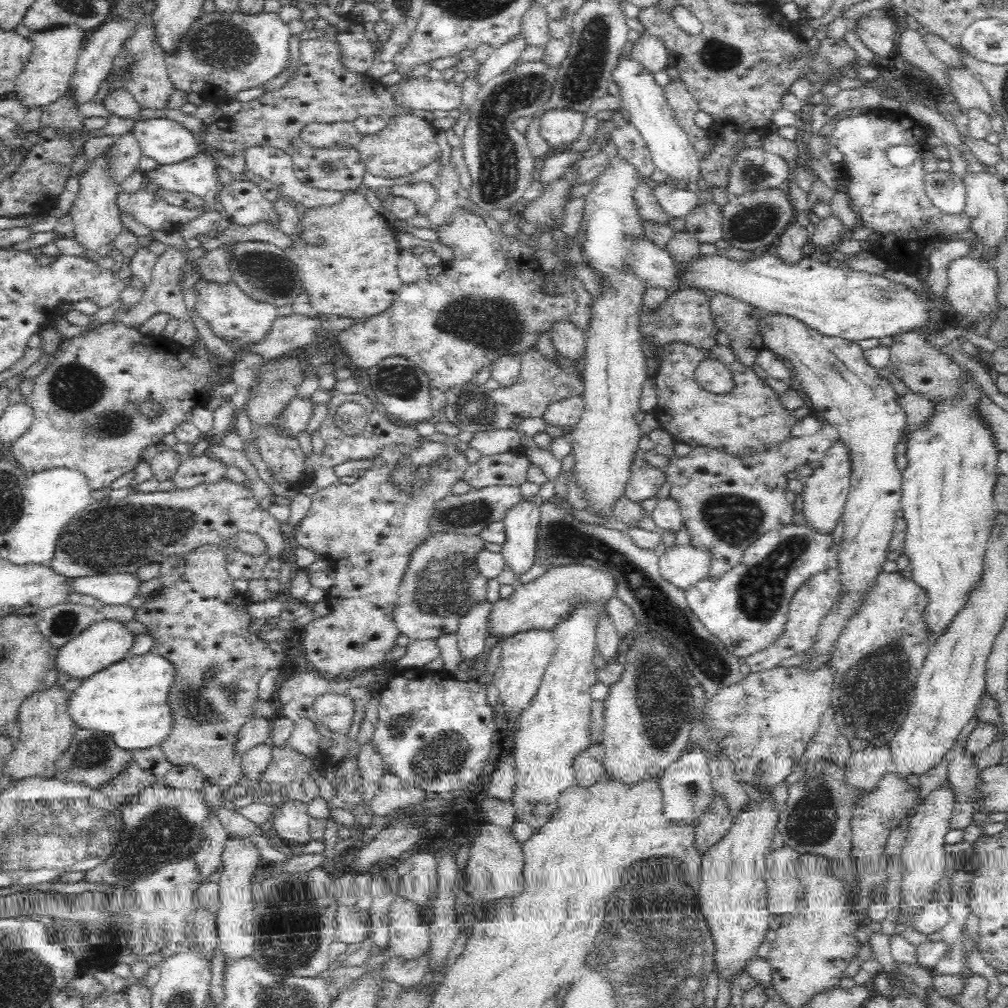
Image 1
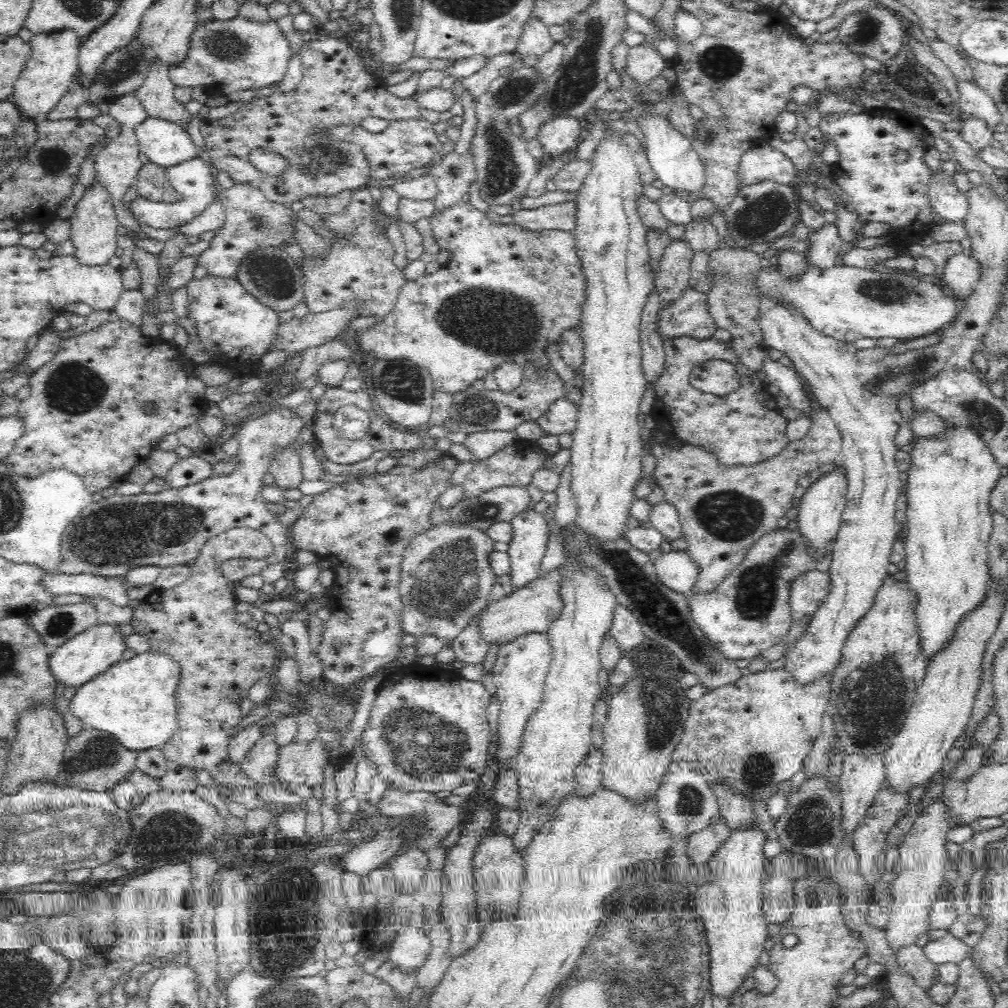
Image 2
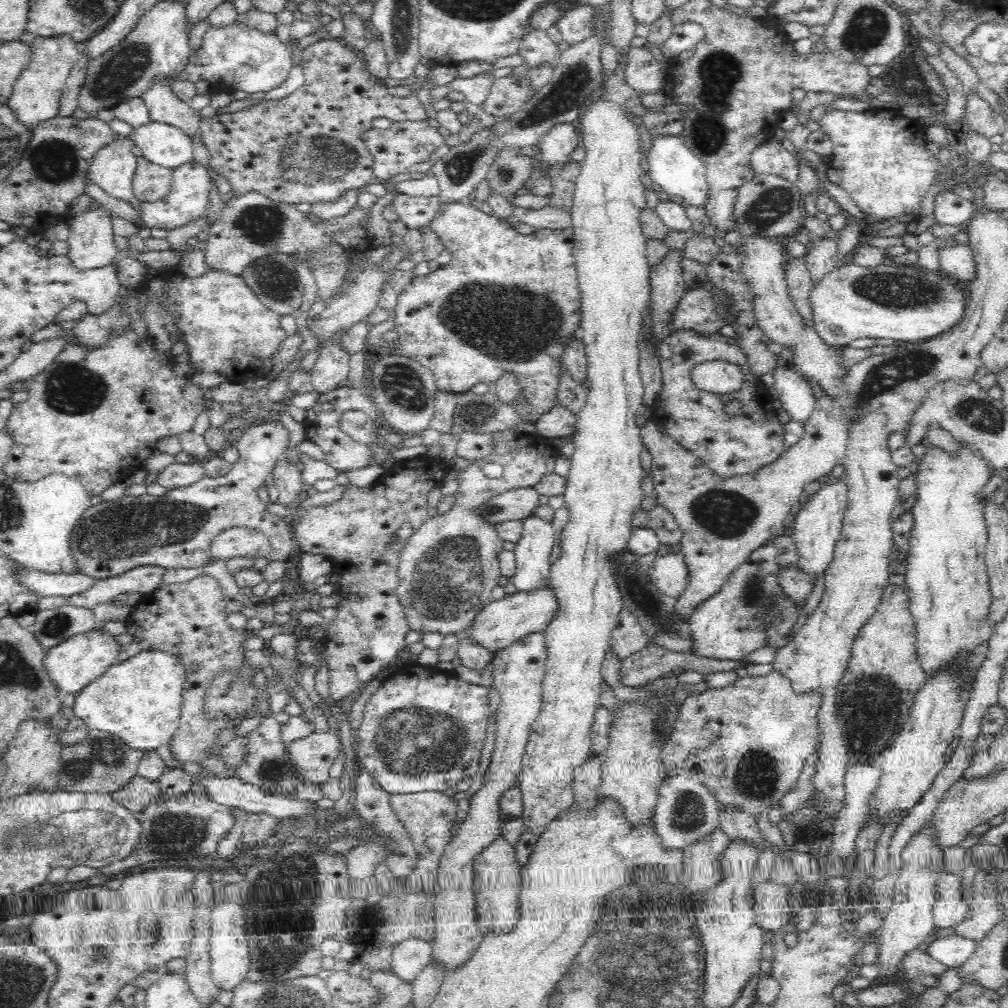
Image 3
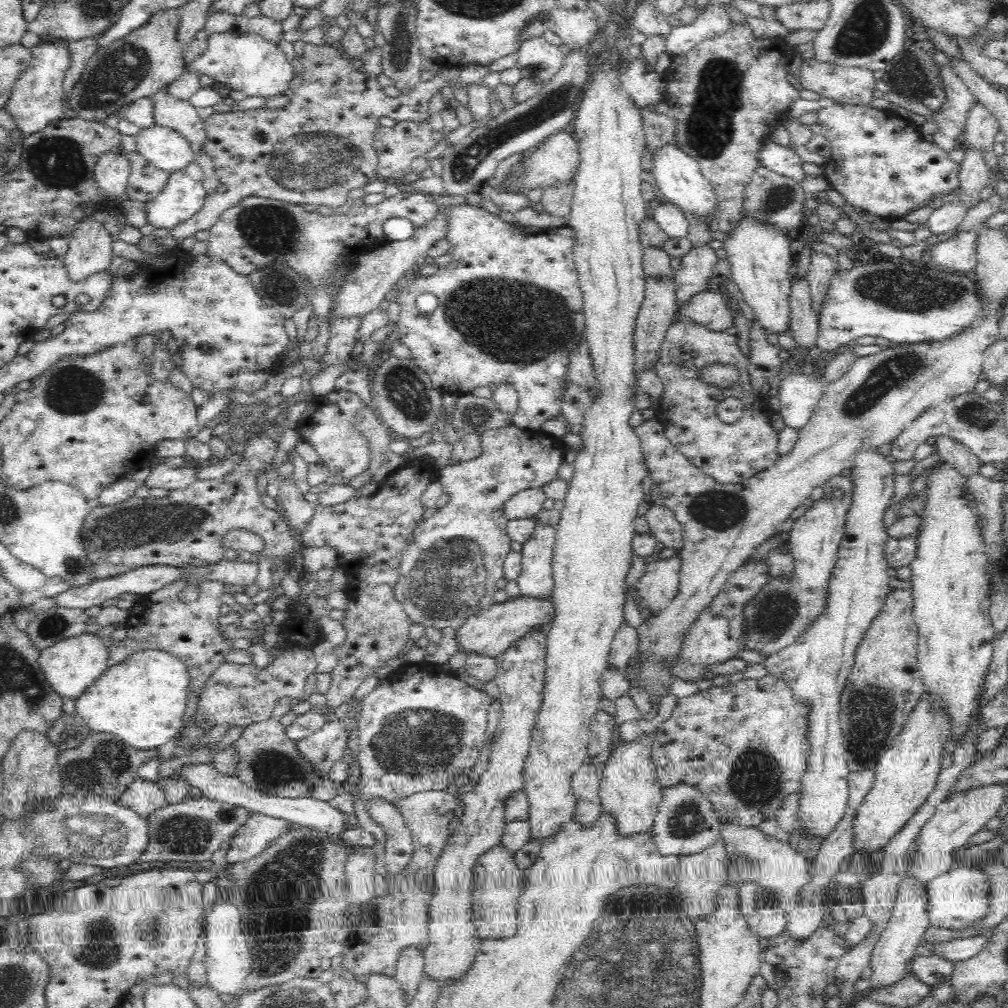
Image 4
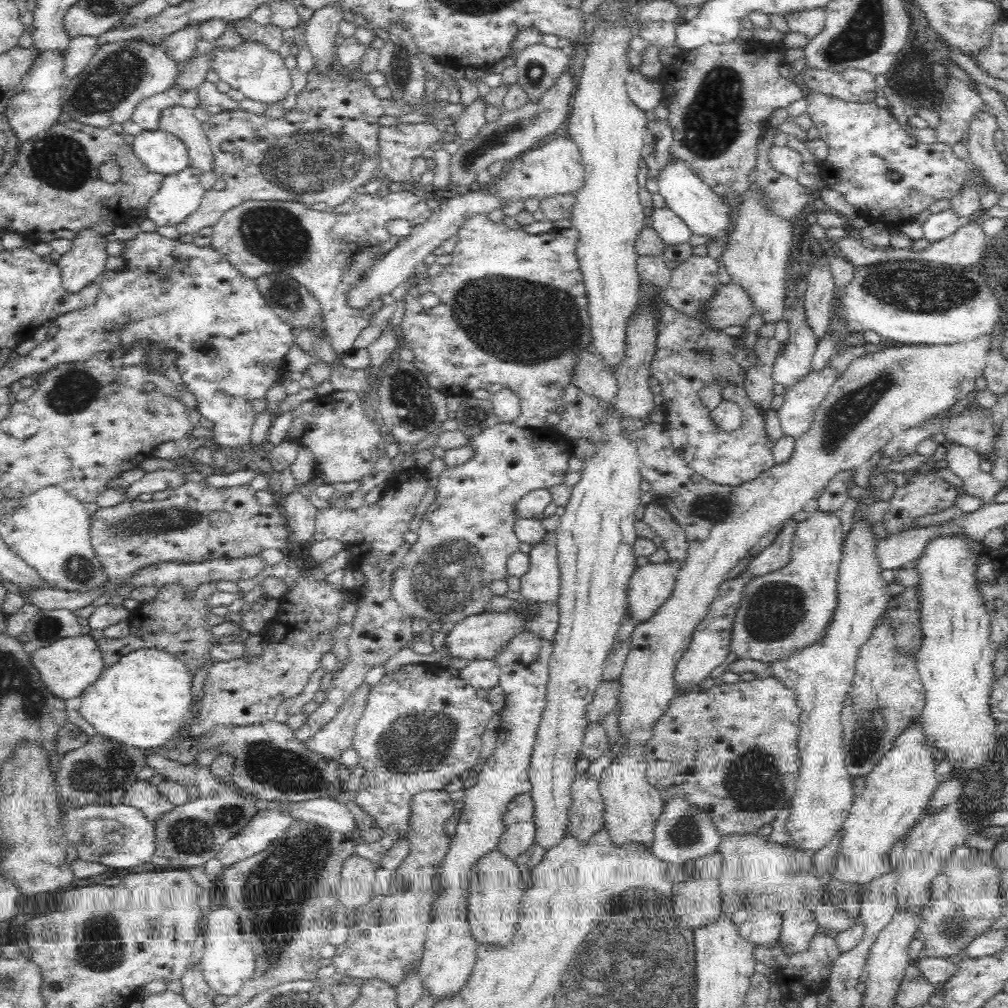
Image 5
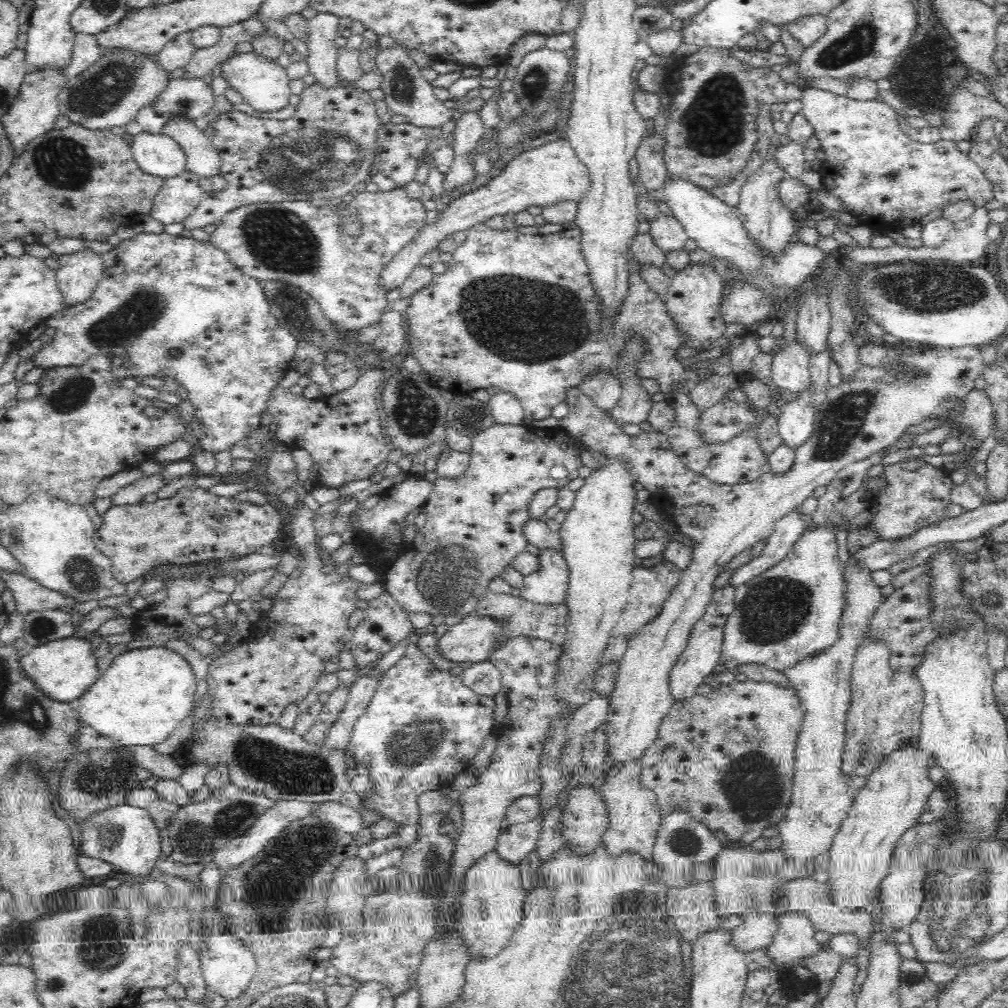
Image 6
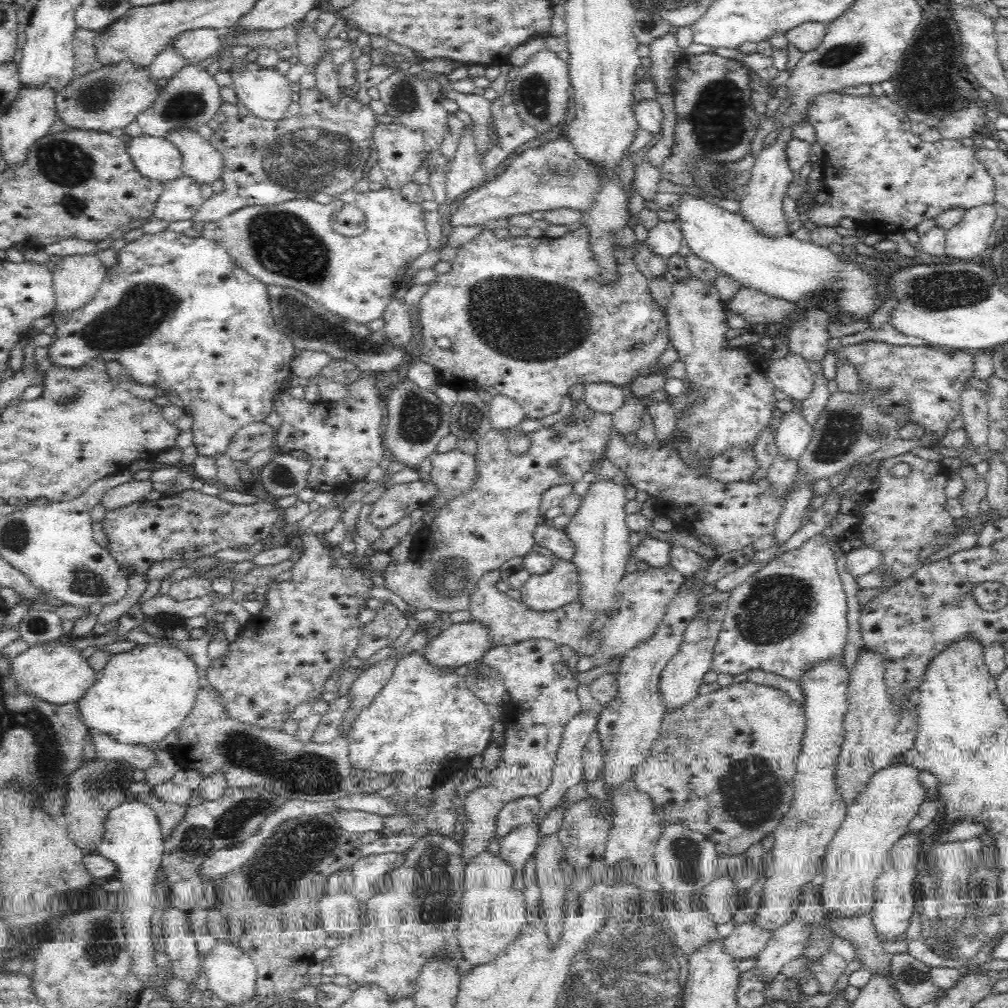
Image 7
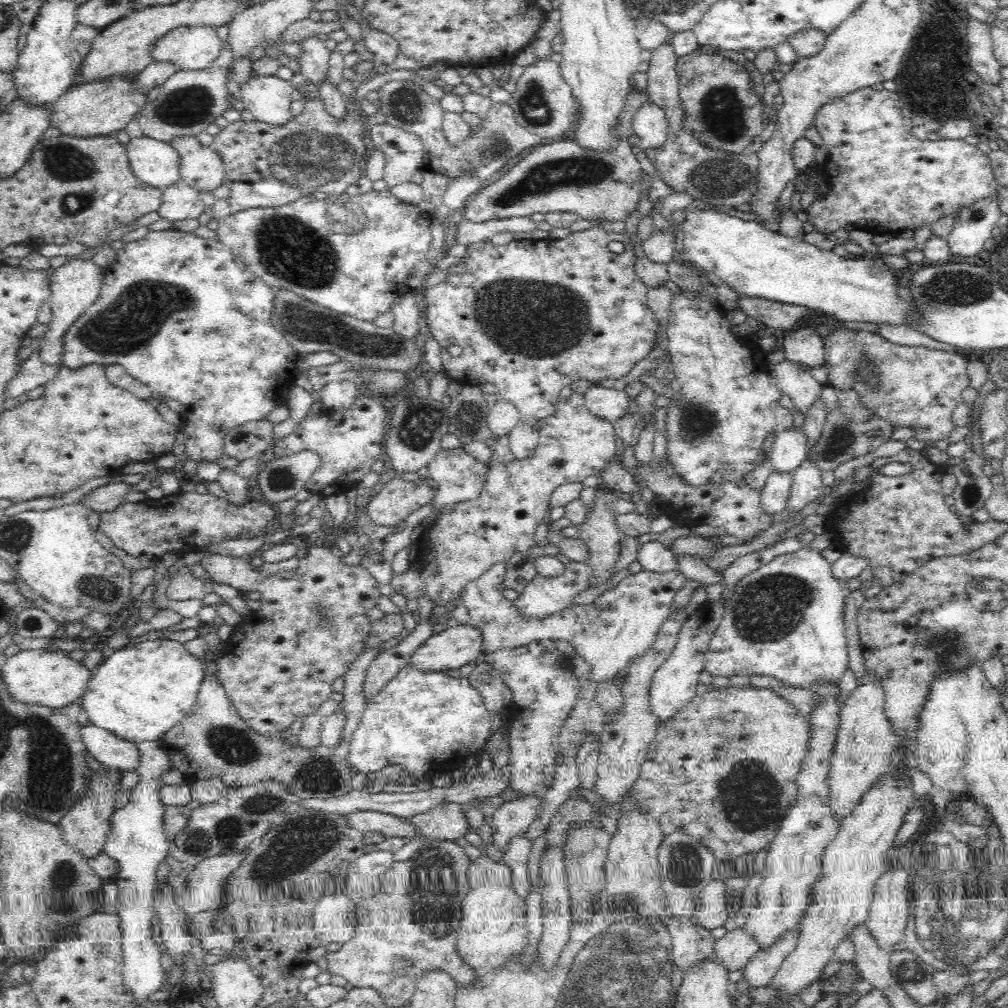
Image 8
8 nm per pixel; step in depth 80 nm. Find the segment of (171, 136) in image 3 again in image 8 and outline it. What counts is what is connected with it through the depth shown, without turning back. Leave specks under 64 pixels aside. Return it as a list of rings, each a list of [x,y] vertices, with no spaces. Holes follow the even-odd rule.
[[[142,136],[125,145],[130,170],[141,184],[164,191],[181,179],[180,155],[165,142]]]

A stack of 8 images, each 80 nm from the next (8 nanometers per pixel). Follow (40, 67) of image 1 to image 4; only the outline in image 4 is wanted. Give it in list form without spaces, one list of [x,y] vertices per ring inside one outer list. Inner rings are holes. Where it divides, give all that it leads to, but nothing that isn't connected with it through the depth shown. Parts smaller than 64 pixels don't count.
[[[61,39],[60,42],[48,42],[48,44],[40,41],[38,46],[31,51],[31,65],[14,84],[11,97],[4,108],[12,117],[20,135],[24,137],[40,133],[46,126],[64,117],[66,108],[64,106],[63,80],[67,68],[71,65],[69,50],[64,39]]]

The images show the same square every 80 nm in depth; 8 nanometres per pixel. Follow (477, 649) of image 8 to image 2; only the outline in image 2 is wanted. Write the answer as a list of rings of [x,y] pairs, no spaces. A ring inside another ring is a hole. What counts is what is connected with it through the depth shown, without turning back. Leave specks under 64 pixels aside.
[[[559,568],[550,571],[542,578],[518,588],[497,601],[490,601],[489,606],[479,615],[477,627],[482,640],[488,644],[508,644],[524,634],[545,633],[549,624],[554,622],[562,610],[559,597]]]

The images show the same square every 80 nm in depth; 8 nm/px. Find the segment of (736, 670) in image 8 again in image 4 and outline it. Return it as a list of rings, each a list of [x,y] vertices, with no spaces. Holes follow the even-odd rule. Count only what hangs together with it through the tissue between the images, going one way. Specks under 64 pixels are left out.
[[[837,489],[830,500],[823,500],[821,497],[802,517],[795,520],[786,541],[786,546],[793,554],[791,575],[770,575],[756,594],[747,600],[741,616],[741,650],[756,652],[762,658],[768,658],[787,646],[794,645],[827,612],[830,576],[838,562],[846,516],[844,492]]]

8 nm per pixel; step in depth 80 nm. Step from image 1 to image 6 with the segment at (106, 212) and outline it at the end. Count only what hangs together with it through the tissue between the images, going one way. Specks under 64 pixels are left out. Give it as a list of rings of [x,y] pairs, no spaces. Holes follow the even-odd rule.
[[[92,250],[62,255],[55,270],[57,289],[66,308],[90,300],[105,272],[102,257]]]

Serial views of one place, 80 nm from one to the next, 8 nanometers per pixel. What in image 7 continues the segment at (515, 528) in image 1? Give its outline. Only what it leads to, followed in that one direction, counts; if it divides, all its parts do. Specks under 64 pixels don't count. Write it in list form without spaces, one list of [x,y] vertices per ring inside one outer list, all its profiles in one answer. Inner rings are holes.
[[[554,561],[554,570],[548,574],[536,574],[520,588],[519,600],[528,611],[544,614],[554,612],[580,595],[580,569],[574,561]]]

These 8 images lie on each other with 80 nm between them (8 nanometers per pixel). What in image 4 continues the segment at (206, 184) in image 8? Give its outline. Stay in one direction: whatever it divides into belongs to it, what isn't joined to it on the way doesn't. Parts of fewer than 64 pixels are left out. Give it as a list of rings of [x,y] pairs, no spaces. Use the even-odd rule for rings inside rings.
[[[169,89],[152,94],[154,99],[154,120],[160,127],[172,130],[183,136],[194,154],[202,154],[206,133],[204,120],[196,112],[196,107],[188,100],[174,98]]]

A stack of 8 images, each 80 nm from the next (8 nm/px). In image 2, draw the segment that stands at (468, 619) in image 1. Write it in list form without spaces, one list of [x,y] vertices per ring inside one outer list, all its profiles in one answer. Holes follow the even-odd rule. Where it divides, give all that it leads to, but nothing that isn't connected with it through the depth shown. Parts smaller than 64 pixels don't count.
[[[472,618],[472,622],[452,640],[452,648],[455,652],[456,660],[464,664],[480,664],[486,654],[488,654],[488,643],[482,640],[477,627],[477,618]]]

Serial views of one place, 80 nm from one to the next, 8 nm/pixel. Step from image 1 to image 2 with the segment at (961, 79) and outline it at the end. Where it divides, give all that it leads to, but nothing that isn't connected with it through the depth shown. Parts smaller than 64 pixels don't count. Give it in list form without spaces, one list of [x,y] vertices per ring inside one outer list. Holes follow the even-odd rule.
[[[959,82],[959,110],[966,118],[975,118],[986,125],[988,131],[998,128],[1001,114],[995,102],[974,82]]]

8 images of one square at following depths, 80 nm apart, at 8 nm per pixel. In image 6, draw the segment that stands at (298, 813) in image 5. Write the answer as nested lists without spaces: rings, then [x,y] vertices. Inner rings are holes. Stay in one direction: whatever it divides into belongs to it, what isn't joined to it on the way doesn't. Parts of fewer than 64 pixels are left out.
[[[326,802],[316,803],[319,810],[314,816],[324,818],[338,830],[351,835],[356,835],[364,828],[372,829],[374,824],[366,824],[362,814],[358,814],[356,810],[352,810],[350,806],[343,806],[342,803]]]

